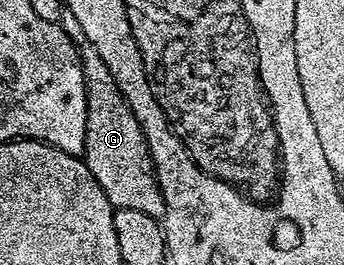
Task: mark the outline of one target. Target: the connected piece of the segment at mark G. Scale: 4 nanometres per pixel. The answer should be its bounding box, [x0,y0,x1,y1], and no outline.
[79,43,164,219]

